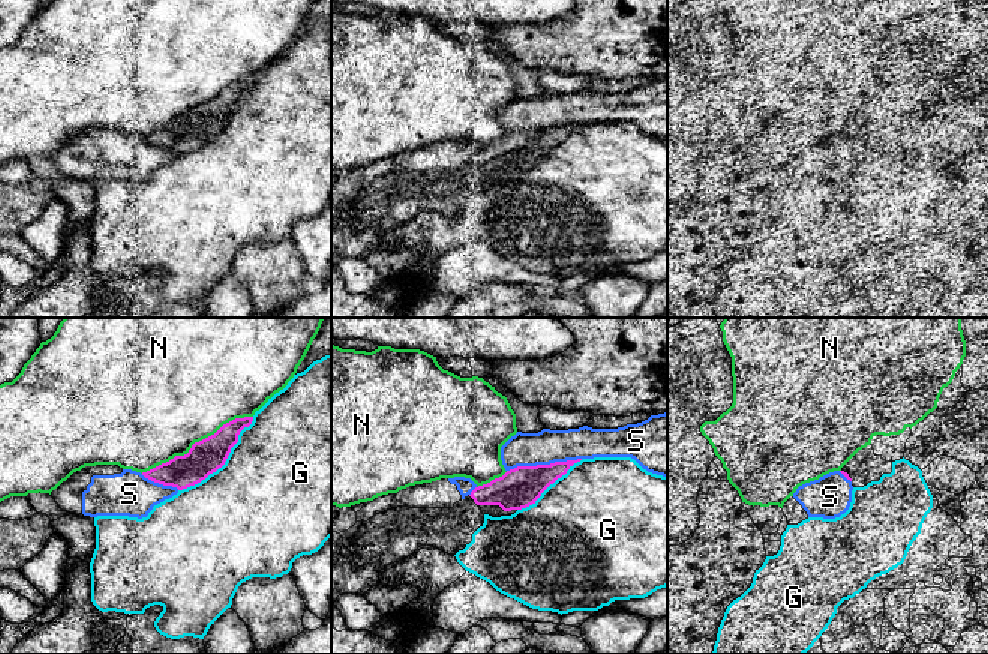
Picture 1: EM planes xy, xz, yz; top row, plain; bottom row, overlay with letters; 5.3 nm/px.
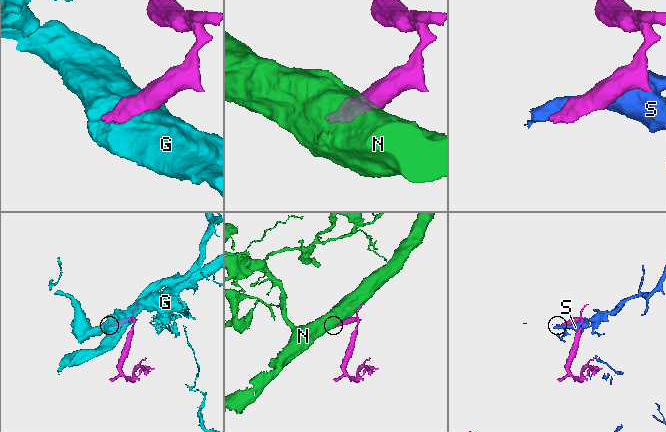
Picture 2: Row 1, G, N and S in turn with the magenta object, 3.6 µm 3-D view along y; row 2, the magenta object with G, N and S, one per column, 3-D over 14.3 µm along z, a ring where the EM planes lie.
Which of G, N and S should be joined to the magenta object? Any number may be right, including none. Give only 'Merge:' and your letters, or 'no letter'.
Merge: no letter

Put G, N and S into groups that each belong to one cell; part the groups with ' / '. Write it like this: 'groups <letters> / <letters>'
groups G / N / S

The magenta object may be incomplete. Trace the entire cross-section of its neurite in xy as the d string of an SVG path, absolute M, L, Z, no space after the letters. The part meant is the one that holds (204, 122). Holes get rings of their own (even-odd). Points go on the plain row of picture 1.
M253 81L235 82L223 88L214 99L195 106L187 118L175 120L142 140L178 154L195 150L225 129L231 112L238 106L240 96L252 86Z

